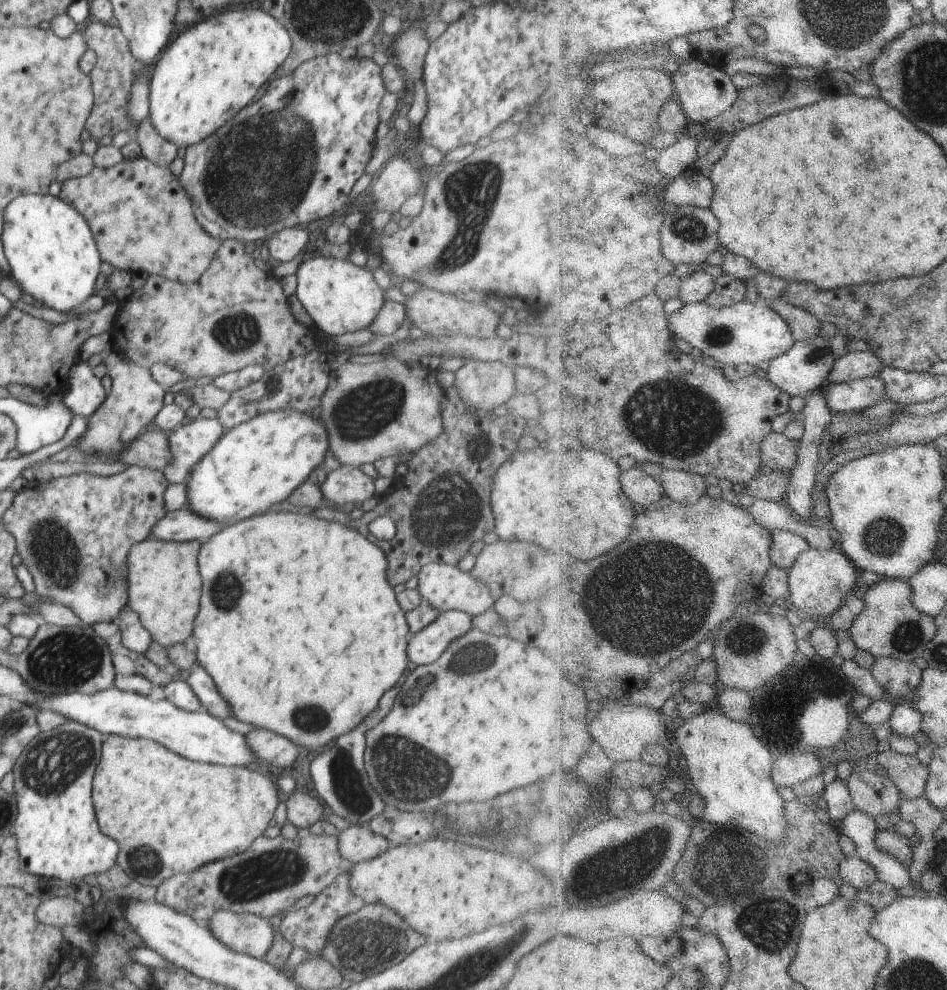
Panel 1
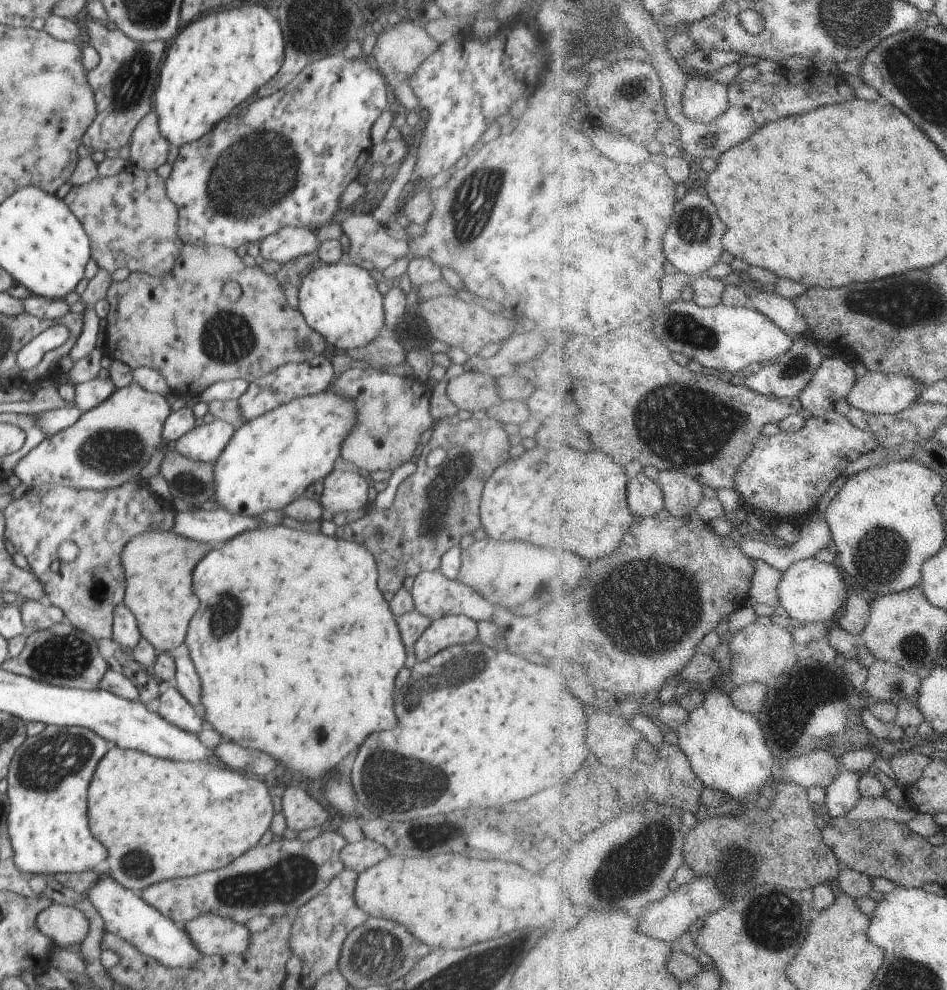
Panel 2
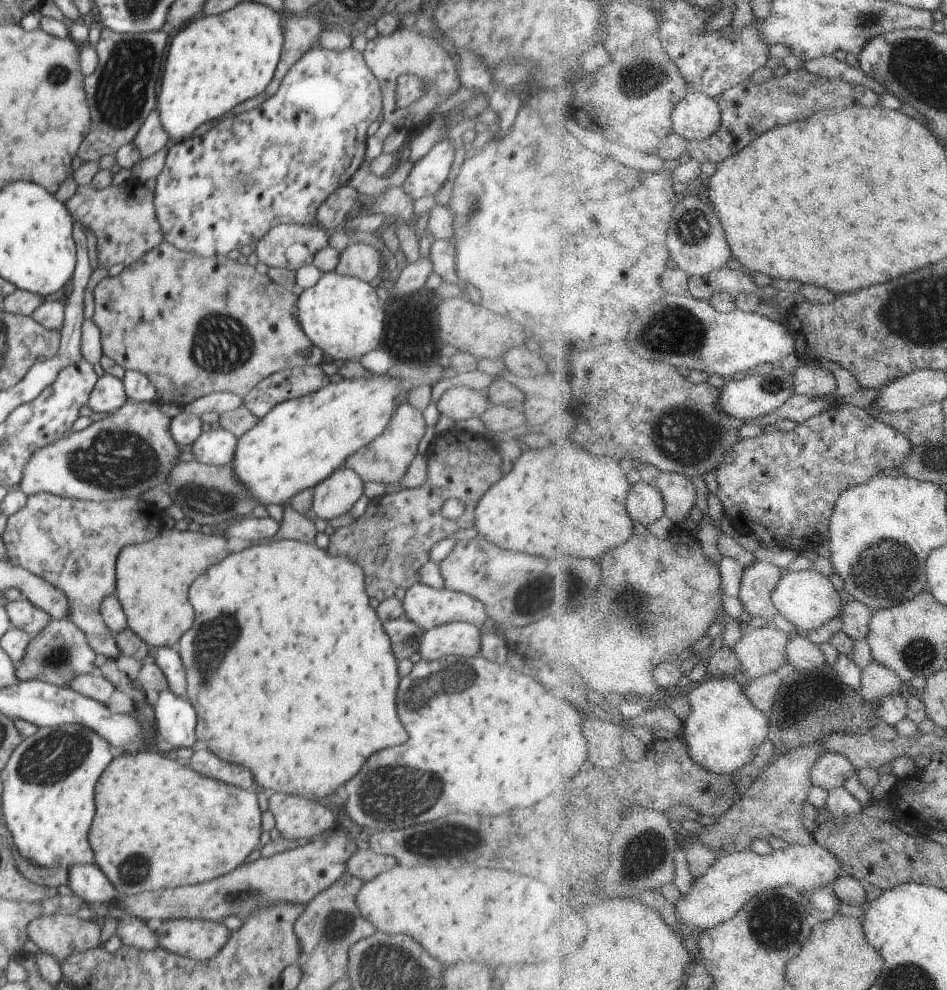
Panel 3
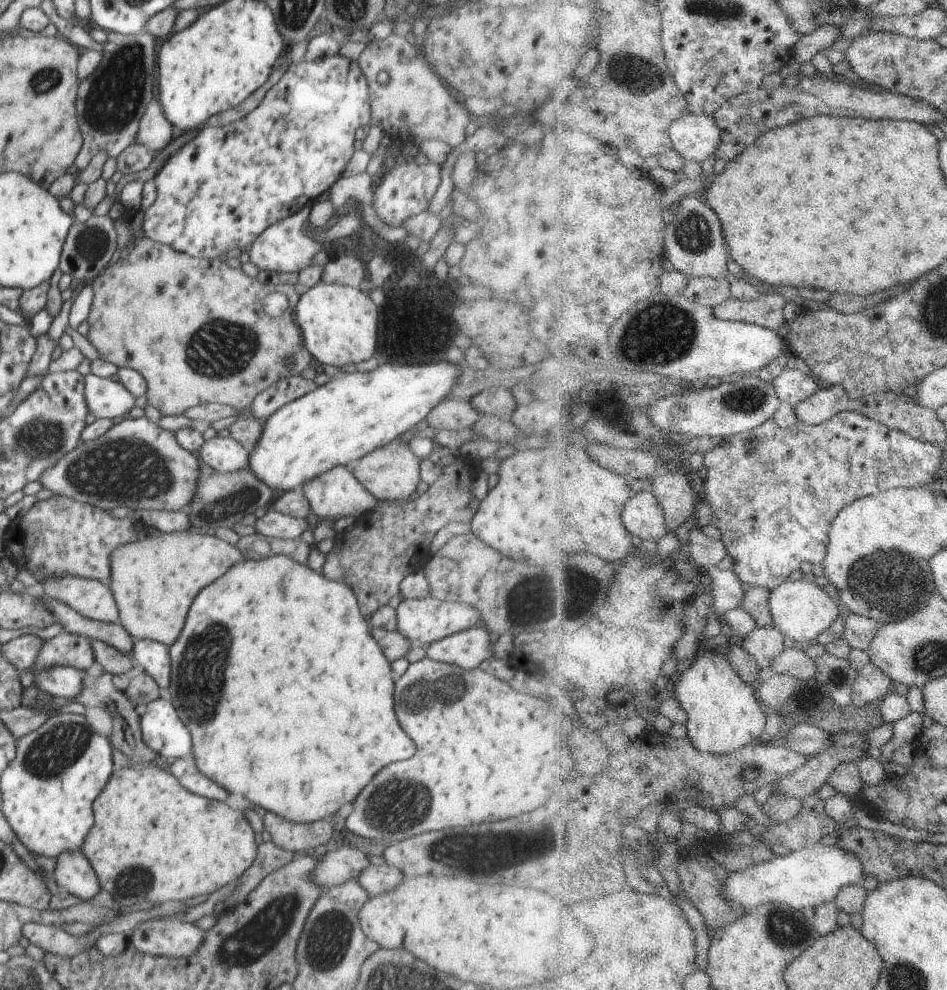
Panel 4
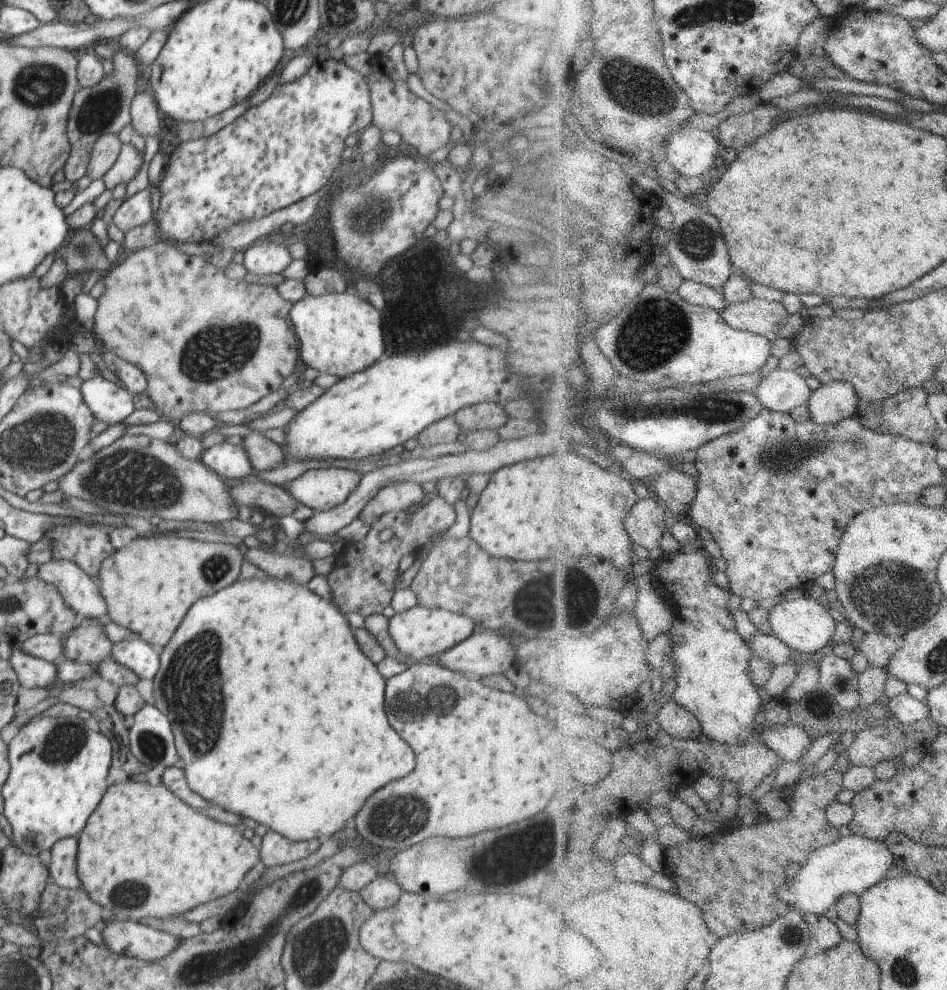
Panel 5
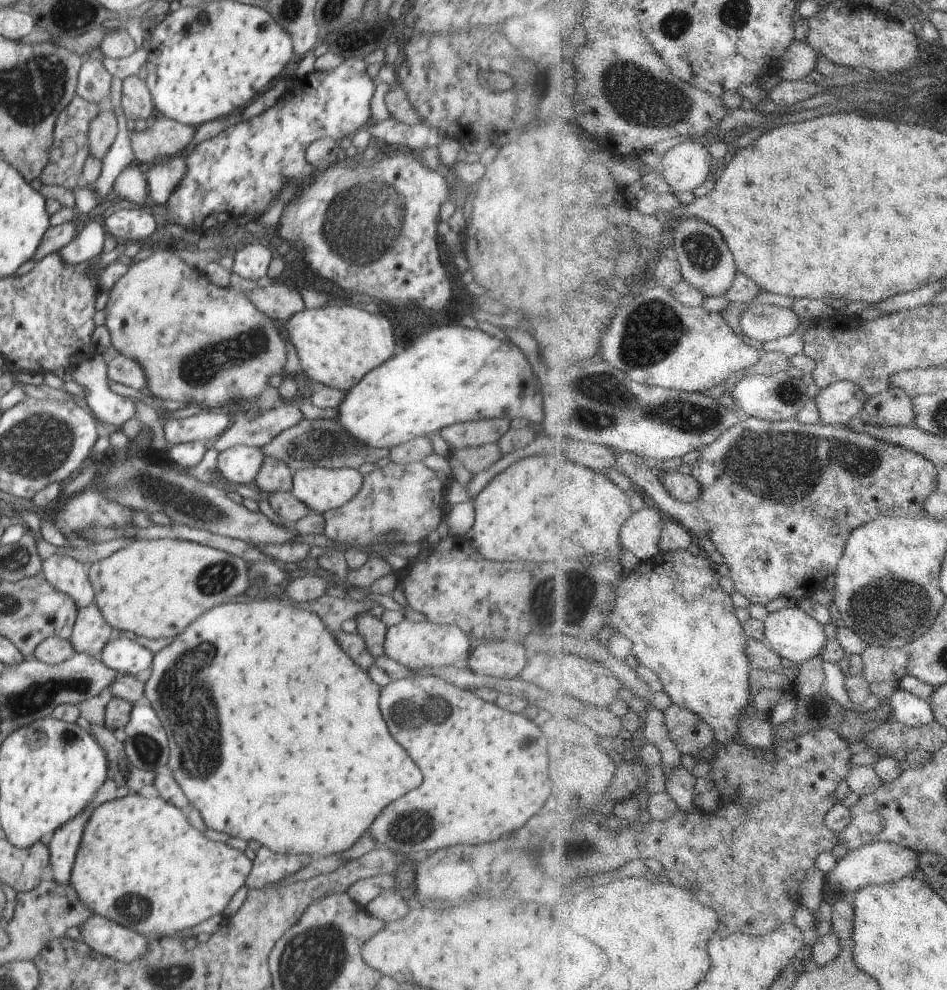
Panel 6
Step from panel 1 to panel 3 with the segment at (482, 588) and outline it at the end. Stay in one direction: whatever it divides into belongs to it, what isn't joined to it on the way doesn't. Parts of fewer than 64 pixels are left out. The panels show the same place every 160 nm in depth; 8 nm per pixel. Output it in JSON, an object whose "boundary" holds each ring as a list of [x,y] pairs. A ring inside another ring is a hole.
{"boundary":[[[416,582],[414,586],[405,590],[402,606],[404,616],[425,631],[453,622],[470,623],[481,629],[482,624],[486,622],[484,606],[482,606],[480,601],[476,604],[474,597],[458,591],[429,587],[420,582]]]}

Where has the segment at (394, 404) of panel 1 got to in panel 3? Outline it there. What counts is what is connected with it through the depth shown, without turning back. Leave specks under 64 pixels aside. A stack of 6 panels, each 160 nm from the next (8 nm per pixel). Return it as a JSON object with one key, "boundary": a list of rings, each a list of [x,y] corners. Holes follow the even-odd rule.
{"boundary":[[[407,401],[399,405],[384,432],[370,444],[349,456],[344,466],[350,467],[364,482],[396,484],[406,476],[406,471],[418,452],[418,444],[424,438],[424,434],[426,434],[426,423],[422,412],[412,408]]]}

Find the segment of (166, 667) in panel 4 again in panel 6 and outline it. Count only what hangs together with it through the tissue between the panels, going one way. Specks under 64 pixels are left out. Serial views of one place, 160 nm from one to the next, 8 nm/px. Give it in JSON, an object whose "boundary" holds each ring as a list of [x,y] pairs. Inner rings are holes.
{"boundary":[[[119,637],[112,638],[103,646],[100,659],[108,668],[115,670],[120,677],[122,675],[135,677],[138,672],[150,668],[154,655],[137,641]]]}

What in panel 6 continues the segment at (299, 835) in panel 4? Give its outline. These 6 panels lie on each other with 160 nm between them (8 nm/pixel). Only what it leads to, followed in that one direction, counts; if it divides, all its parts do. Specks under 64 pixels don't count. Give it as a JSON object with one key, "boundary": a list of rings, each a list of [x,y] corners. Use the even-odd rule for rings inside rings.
{"boundary":[[[260,847],[256,852],[245,886],[248,889],[263,889],[274,882],[284,880],[286,876],[292,876],[308,864],[310,859],[307,857],[303,859],[296,855],[279,855],[269,848]]]}

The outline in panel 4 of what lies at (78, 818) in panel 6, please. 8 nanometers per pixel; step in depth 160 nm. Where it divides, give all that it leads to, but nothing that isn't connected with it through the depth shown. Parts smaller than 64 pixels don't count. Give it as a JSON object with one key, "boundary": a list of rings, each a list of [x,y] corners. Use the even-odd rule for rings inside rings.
{"boundary":[[[80,851],[61,852],[54,874],[58,886],[84,901],[90,901],[101,889],[94,869]]]}

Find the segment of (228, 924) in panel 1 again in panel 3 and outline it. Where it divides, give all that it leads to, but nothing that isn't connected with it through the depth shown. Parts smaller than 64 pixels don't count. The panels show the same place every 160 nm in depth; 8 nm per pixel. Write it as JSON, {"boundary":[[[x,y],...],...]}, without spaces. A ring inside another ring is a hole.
{"boundary":[[[168,919],[155,927],[158,948],[199,961],[212,958],[228,942],[230,932],[222,923],[206,919]]]}

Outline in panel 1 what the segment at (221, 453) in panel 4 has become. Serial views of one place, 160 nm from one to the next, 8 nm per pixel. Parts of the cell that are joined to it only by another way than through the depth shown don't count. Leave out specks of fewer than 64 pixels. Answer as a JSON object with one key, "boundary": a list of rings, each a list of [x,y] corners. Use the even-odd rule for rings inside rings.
{"boundary":[[[201,416],[191,424],[182,425],[177,430],[170,432],[171,463],[163,470],[168,484],[177,485],[186,482],[190,470],[212,450],[212,447],[220,440],[225,431],[219,417],[205,419]]]}

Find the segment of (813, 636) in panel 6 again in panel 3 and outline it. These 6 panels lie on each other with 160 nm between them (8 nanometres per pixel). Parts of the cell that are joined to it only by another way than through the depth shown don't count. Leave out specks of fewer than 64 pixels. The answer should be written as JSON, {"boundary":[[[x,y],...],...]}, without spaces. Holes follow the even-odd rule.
{"boundary":[[[814,569],[787,572],[773,594],[774,602],[782,615],[785,615],[798,629],[807,630],[808,634],[820,630],[843,614],[848,600],[842,600],[831,576]]]}

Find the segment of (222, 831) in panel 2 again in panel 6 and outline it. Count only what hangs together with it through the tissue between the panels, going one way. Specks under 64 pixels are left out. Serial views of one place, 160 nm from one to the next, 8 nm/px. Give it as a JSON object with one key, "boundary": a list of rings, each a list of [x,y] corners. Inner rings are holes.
{"boundary":[[[130,792],[127,796],[114,799],[98,806],[93,810],[89,821],[86,823],[82,840],[78,852],[75,856],[75,861],[71,870],[70,884],[76,889],[79,899],[86,905],[94,914],[114,922],[119,925],[131,928],[139,935],[147,937],[164,937],[173,935],[175,932],[182,930],[193,929],[194,926],[201,922],[208,921],[216,914],[223,915],[224,909],[230,904],[230,900],[237,890],[240,890],[245,885],[246,879],[250,874],[253,862],[248,859],[242,851],[236,850],[227,846],[226,843],[214,842],[204,838],[198,830],[194,830],[188,820],[182,816],[182,812],[174,806],[170,806],[168,802],[164,802],[163,798],[143,797],[139,794]]]}

